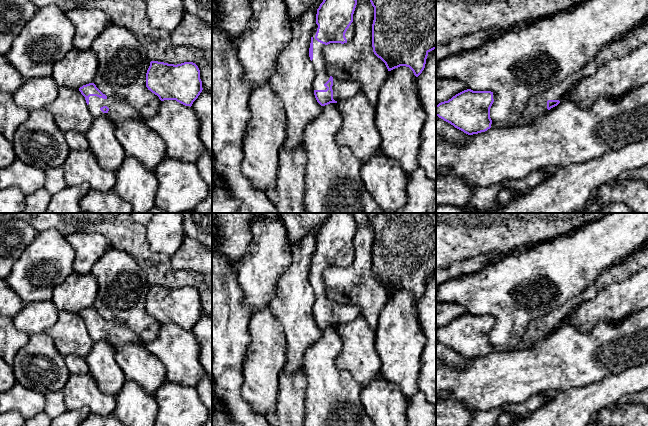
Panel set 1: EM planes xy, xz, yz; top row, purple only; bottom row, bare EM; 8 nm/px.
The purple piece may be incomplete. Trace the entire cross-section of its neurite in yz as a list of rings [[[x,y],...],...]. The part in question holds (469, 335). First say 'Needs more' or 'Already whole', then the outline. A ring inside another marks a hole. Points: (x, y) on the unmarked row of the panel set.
Needs more. [[[467,313],[436,329],[436,340],[468,359],[485,356],[491,351],[508,351],[506,347],[492,346],[490,332],[494,324],[491,315]]]

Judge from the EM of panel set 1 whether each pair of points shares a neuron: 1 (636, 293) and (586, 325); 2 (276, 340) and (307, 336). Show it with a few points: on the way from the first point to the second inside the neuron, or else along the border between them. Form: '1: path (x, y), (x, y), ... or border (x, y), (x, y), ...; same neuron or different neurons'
1: path (624, 298), (604, 307), (598, 313); same neuron
2: border (275, 318), (281, 326), (285, 339), (285, 363); different neurons

